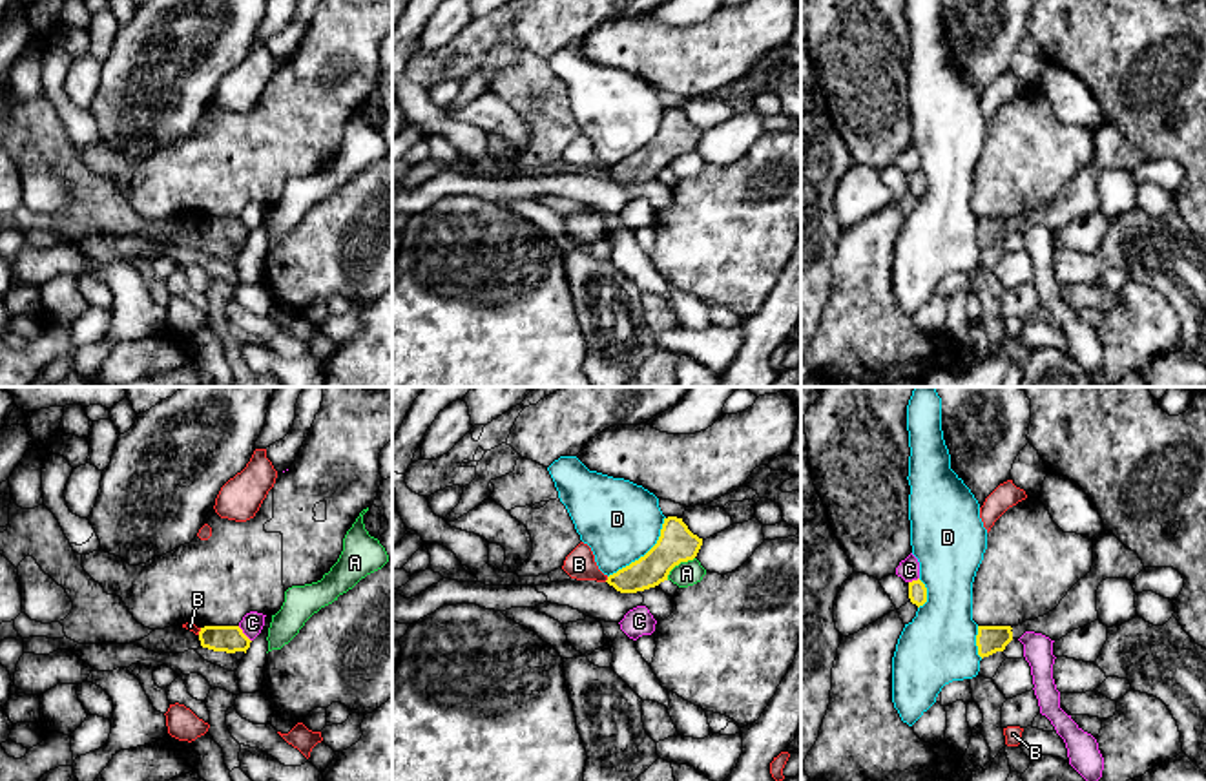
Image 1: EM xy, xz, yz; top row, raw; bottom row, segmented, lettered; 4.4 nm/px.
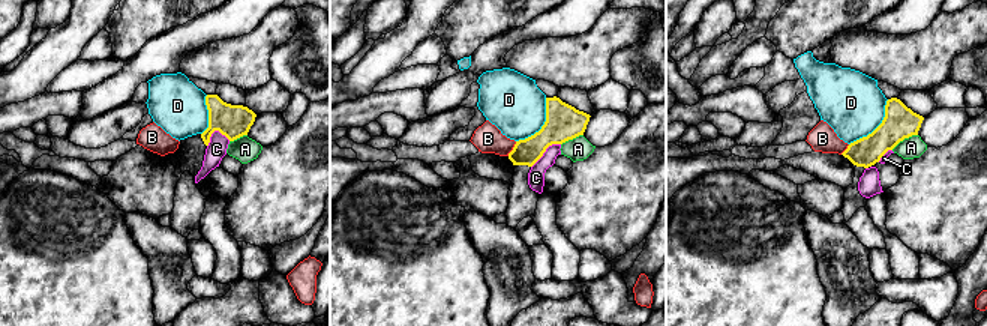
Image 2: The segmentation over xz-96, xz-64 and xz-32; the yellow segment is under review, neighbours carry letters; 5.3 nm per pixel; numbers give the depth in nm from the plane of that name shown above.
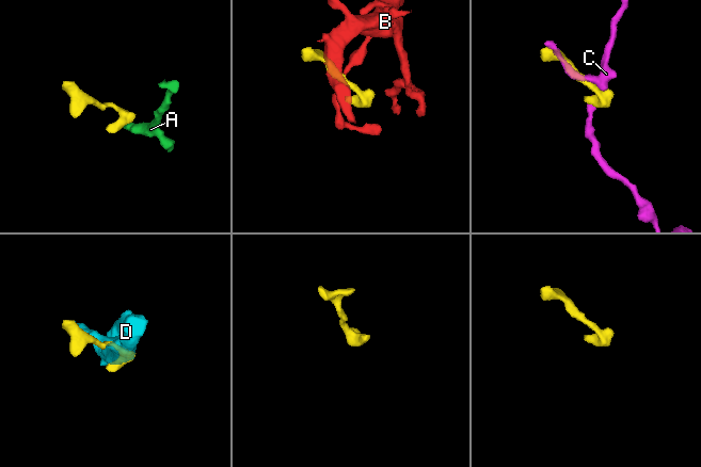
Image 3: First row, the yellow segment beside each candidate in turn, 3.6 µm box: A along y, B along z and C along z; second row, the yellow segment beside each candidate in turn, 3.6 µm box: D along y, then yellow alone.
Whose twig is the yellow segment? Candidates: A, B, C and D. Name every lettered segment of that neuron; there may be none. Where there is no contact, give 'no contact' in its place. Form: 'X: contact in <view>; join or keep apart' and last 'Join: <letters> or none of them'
A: contact in xz; keep apart
B: contact in xz; keep apart
C: contact in xy; keep apart
D: contact in xz; keep apart
Join: none of them

